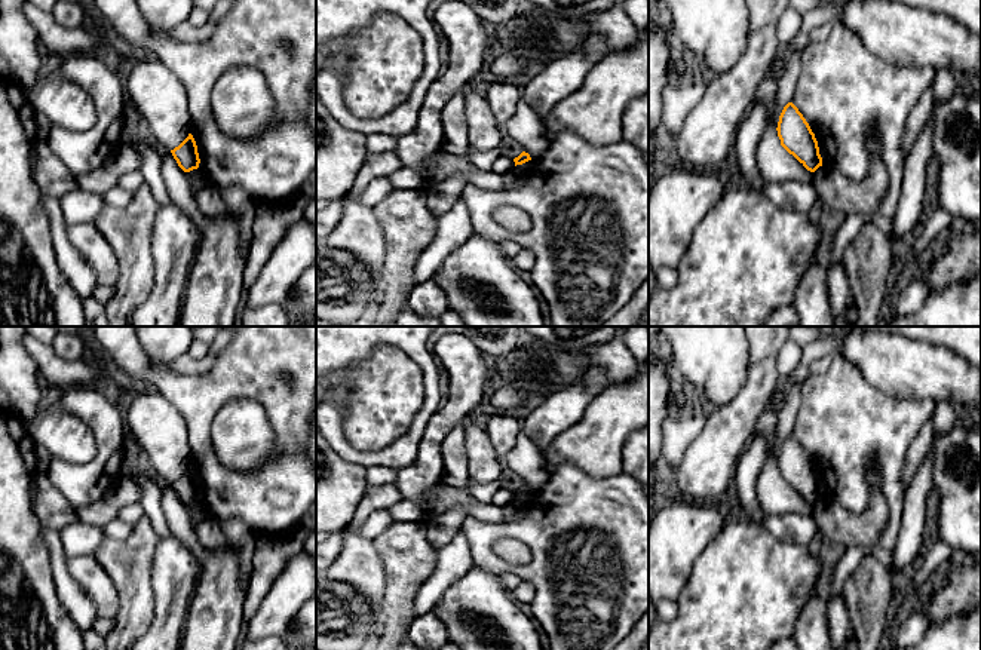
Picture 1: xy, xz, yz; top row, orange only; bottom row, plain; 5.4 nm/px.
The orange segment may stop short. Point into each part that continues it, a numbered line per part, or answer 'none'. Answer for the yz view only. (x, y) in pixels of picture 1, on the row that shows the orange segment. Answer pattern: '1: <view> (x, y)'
none

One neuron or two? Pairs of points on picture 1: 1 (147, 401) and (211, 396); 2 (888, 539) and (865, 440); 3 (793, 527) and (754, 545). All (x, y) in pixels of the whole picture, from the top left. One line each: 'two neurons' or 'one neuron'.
1: two neurons
2: one neuron
3: two neurons

